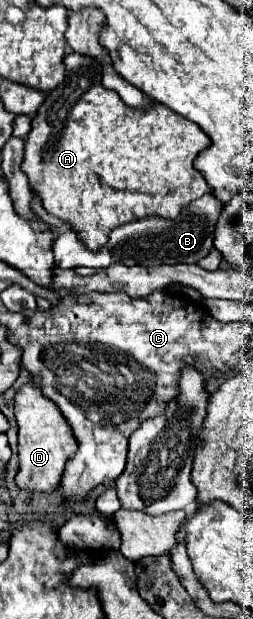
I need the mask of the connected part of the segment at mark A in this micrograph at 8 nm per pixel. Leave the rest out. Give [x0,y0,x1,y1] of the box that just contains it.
[21,54,211,252]

